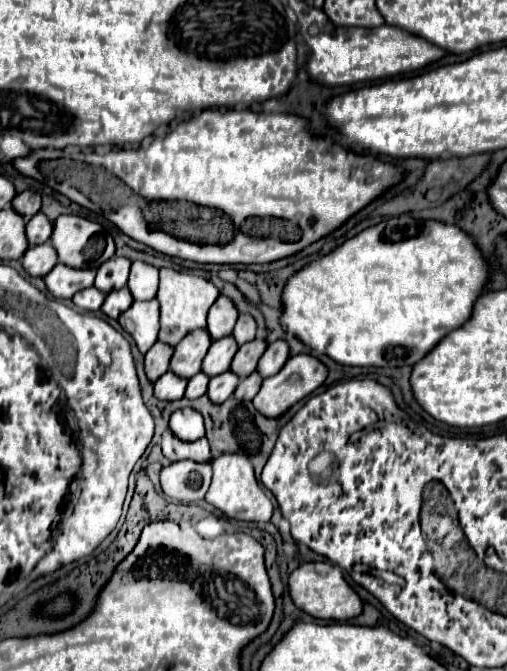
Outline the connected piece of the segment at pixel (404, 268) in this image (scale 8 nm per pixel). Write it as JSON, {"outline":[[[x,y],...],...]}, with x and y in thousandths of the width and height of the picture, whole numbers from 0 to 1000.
{"outline":[[[813,322],[750,331],[655,379],[584,405],[556,438],[556,489],[564,504],[588,501],[615,522],[682,545],[813,545],[880,498],[915,486],[943,441],[966,417],[966,396],[931,352],[903,337]]]}

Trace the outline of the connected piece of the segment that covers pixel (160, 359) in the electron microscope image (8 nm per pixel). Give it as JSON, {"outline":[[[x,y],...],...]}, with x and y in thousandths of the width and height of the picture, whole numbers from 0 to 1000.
{"outline":[[[308,510],[296,519],[296,525],[288,525],[284,548],[288,548],[288,560],[296,563],[296,569],[308,569],[323,554],[331,554],[339,528],[343,528],[343,519],[323,510]]]}

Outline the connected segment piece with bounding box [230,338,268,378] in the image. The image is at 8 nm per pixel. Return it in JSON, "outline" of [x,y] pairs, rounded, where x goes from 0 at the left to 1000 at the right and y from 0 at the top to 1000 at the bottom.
{"outline":[[[501,504],[497,510],[477,513],[458,537],[458,545],[454,545],[458,554],[465,554],[473,563],[493,560],[505,551],[509,537],[525,525],[525,519],[529,519],[529,513],[521,504]]]}

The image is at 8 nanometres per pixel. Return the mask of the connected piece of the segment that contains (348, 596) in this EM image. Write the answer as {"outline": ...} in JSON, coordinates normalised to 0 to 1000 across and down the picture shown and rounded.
{"outline":[[[604,838],[604,841],[596,841],[592,846],[584,846],[572,855],[568,873],[572,873],[572,885],[576,885],[580,900],[627,924],[679,927],[679,924],[690,924],[690,921],[702,921],[714,915],[710,888],[679,864],[679,855],[671,852],[671,846],[663,846],[647,838]]]}

